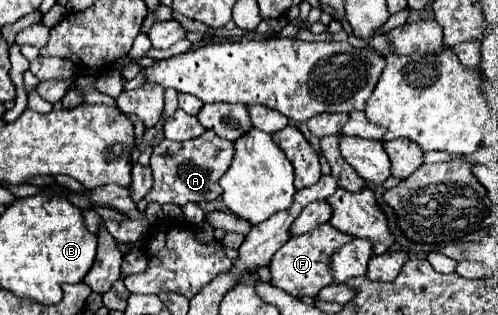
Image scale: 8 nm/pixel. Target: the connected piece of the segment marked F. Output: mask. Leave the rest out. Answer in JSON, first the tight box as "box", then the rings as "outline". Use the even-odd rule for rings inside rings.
{"box":[270,222,352,298],"outline":[[[328,222],[316,226],[314,230],[294,236],[290,238],[272,258],[270,262],[270,272],[272,272],[272,286],[292,294],[292,296],[310,296],[316,298],[316,294],[332,284],[332,272],[328,268],[330,264],[330,256],[336,248],[340,248],[342,244],[346,244],[348,240],[352,240],[352,236],[342,234],[340,230],[332,228]]]}

